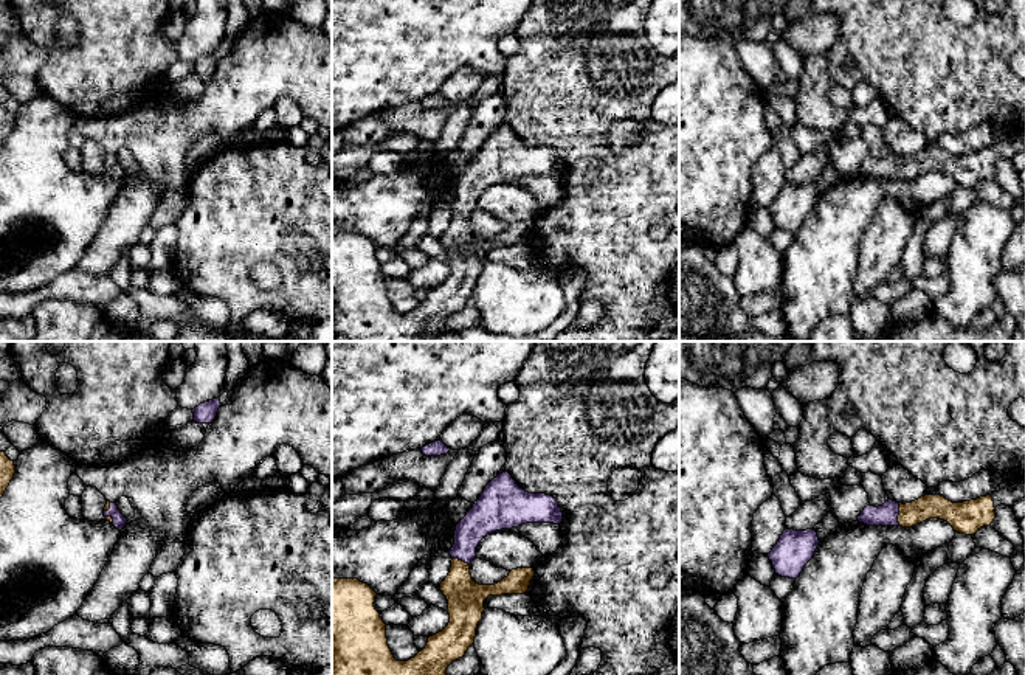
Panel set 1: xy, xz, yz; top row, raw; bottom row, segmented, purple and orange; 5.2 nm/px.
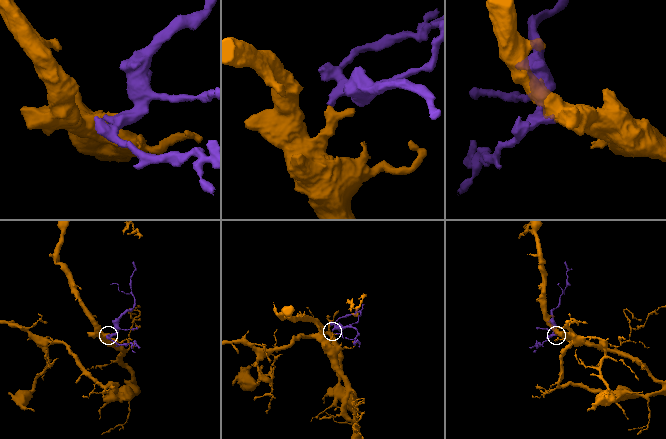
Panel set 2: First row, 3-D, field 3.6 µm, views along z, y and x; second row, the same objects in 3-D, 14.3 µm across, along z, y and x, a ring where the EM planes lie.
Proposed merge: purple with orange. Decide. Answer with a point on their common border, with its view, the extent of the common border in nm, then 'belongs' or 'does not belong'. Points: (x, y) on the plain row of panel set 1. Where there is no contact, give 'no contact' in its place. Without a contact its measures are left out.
yz (898, 166) | 120 nm | belongs

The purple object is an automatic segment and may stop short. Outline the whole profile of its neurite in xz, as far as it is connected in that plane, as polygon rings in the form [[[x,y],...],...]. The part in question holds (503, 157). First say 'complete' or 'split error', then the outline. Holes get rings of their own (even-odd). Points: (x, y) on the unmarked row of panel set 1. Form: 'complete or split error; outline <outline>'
split error; outline [[[509,124],[493,130],[467,168],[456,177],[454,197],[450,203],[451,220],[440,244],[448,253],[448,278],[428,290],[423,303],[408,313],[397,313],[388,298],[386,276],[375,262],[377,245],[358,231],[332,233],[332,341],[434,341],[433,335],[448,332],[447,320],[462,310],[475,295],[488,248],[524,247],[535,228],[533,220],[516,220],[495,237],[479,237],[471,231],[470,216],[476,211],[479,194],[492,185],[518,180],[526,175],[561,177],[563,164],[554,149],[529,146]]]

